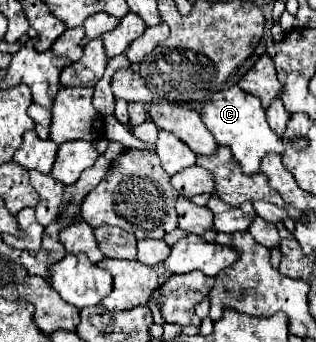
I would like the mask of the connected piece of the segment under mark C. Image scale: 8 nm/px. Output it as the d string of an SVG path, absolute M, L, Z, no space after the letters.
M236 85L226 89L226 91L222 91L222 93L216 93L210 101L204 103L202 121L212 131L212 135L218 141L218 145L228 145L232 149L234 159L240 163L240 167L242 167L242 171L246 175L260 173L260 161L264 159L264 155L268 155L268 153L284 155L284 143L268 127L264 109L260 105L260 99L256 99L256 95L244 93Z

